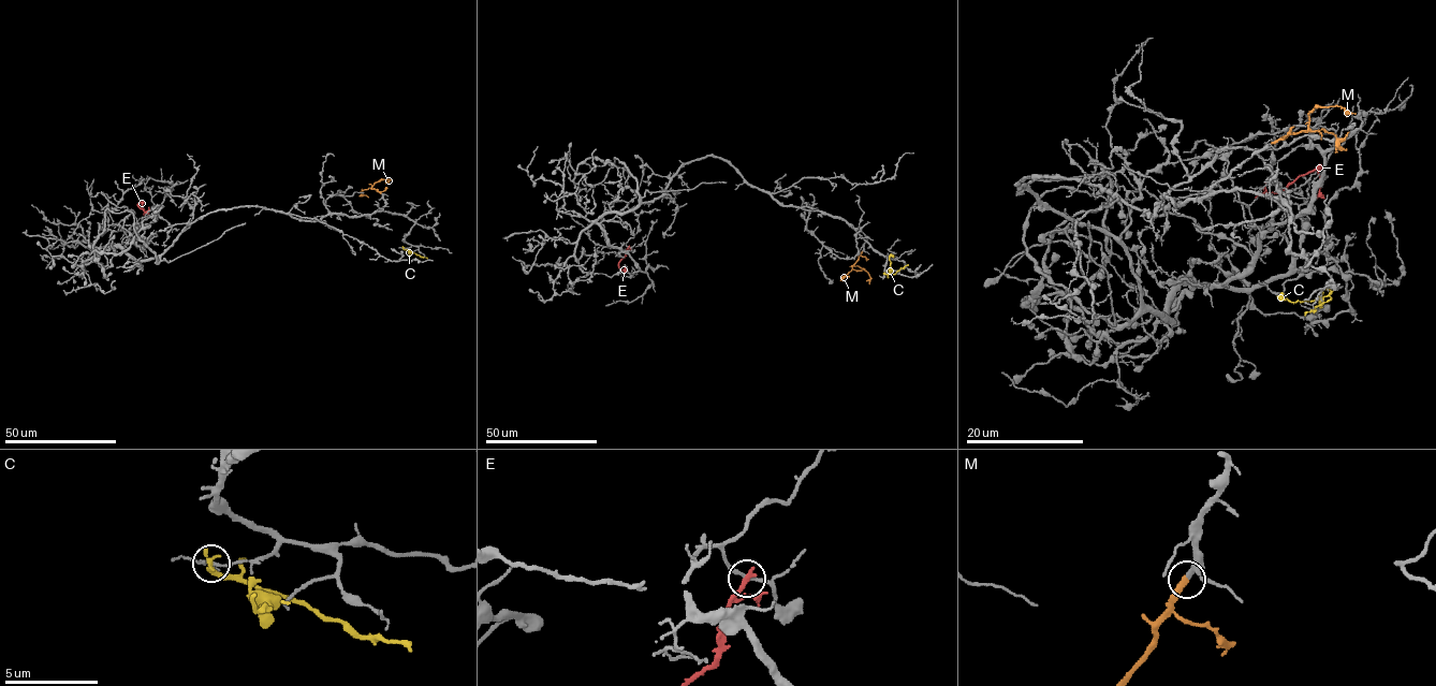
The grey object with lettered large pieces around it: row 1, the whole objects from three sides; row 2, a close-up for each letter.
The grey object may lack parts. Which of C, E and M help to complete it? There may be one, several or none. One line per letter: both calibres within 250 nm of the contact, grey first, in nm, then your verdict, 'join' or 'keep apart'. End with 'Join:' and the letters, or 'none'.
C: 100 nm thick on the grey side, 360 nm on the other; keep apart
E: 180 nm thick on the grey side, 280 nm on the other; keep apart
M: 200 nm thick on the grey side, 320 nm on the other; join
Join: M

